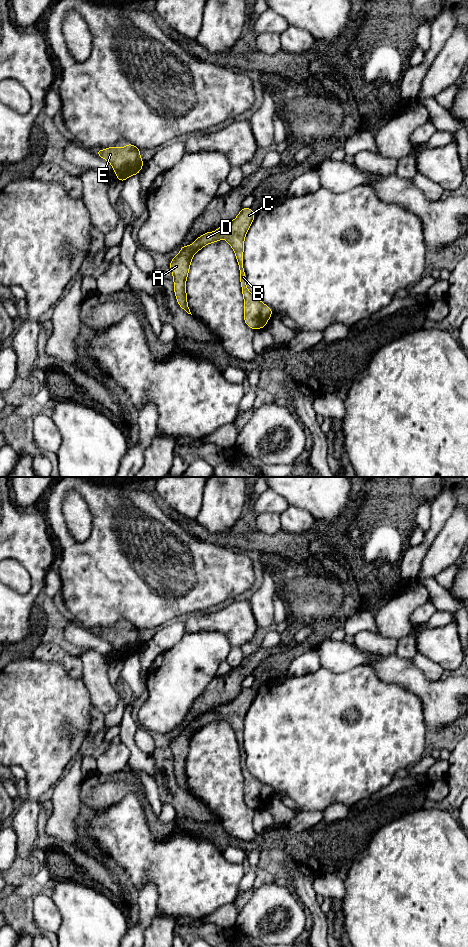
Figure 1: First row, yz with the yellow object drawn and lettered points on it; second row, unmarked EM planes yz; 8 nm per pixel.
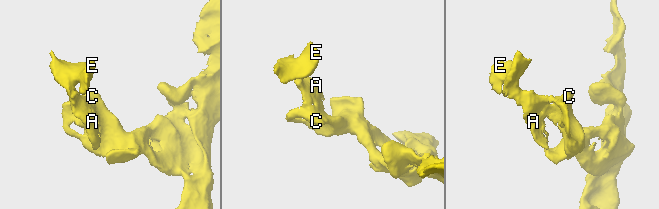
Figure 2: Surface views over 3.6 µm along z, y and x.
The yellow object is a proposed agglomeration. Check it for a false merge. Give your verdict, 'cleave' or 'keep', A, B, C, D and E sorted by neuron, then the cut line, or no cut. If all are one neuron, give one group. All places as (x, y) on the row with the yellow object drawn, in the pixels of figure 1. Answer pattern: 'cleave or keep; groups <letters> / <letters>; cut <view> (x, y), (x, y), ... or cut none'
keep; groups A B C D E; cut none

